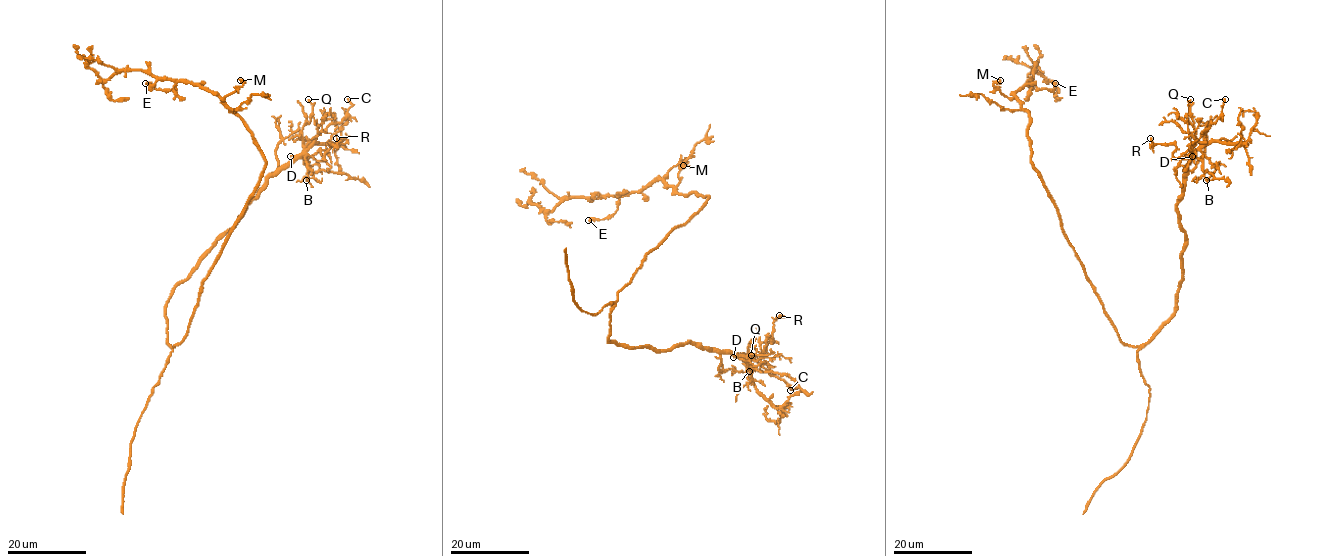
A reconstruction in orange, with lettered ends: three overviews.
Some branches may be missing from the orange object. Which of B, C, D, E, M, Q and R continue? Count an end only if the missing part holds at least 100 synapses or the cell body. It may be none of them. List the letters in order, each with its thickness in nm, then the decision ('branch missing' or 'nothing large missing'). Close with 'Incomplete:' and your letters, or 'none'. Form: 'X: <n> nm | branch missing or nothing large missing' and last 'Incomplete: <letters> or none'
B: 90 nm | nothing large missing
C: 120 nm | nothing large missing
D: 100 nm | nothing large missing
E: 400 nm | nothing large missing
M: 550 nm | nothing large missing
Q: 120 nm | nothing large missing
R: 80 nm | nothing large missing
Incomplete: none

